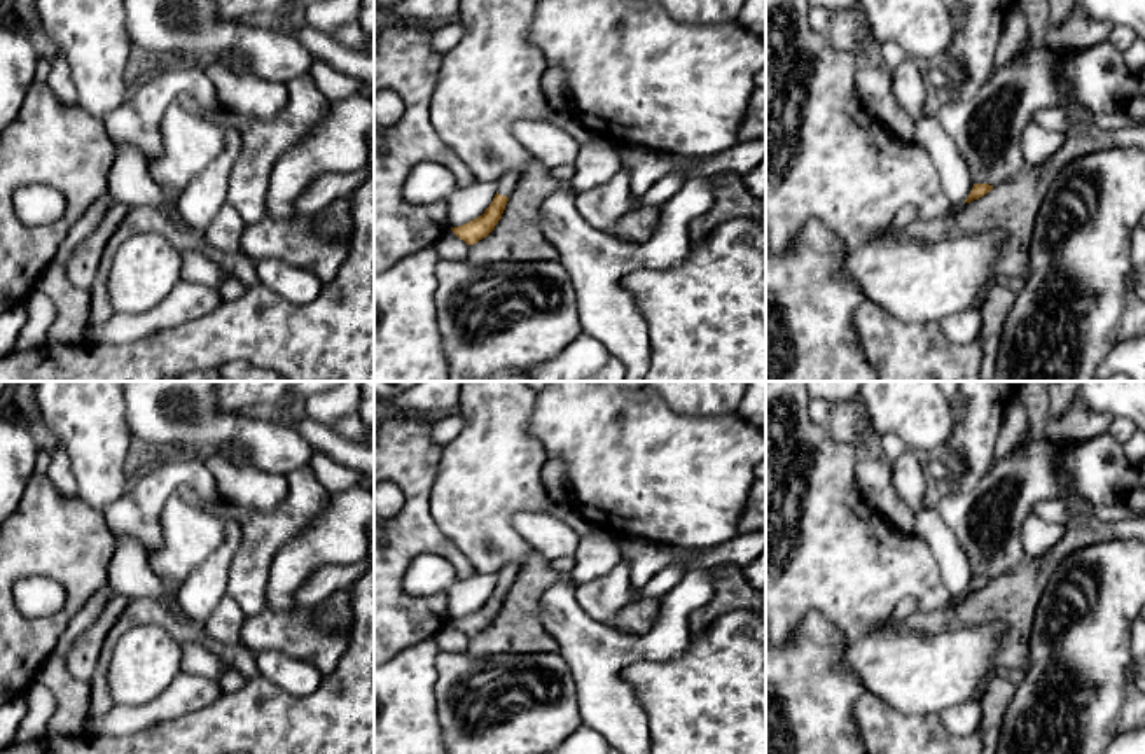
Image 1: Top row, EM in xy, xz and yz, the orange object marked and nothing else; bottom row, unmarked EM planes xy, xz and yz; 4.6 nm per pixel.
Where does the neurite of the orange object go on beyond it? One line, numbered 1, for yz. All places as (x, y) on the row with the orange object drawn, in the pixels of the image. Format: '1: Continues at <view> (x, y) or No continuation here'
1: No continuation here

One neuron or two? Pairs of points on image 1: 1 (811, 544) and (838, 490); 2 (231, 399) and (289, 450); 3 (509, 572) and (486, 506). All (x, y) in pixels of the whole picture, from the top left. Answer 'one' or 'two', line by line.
1: one
2: two
3: two

